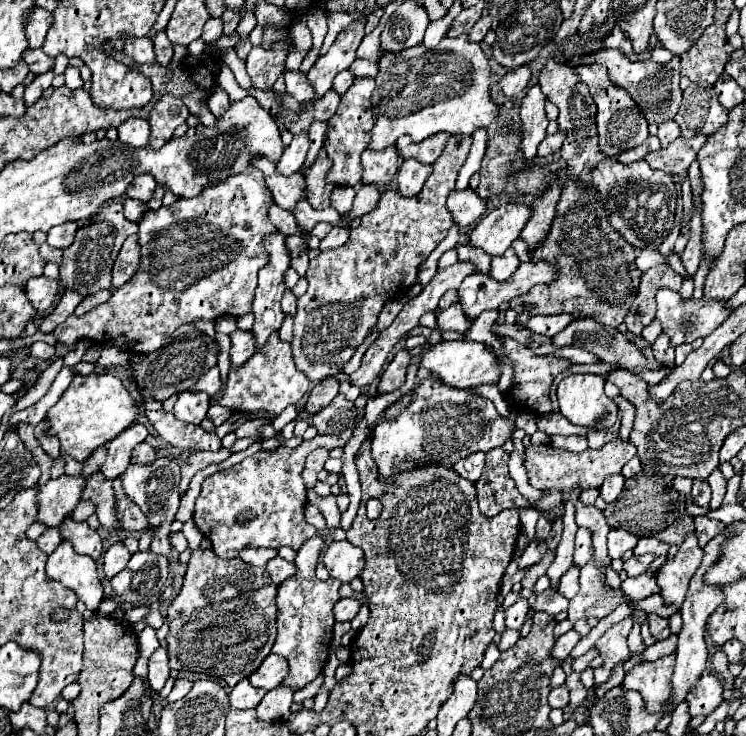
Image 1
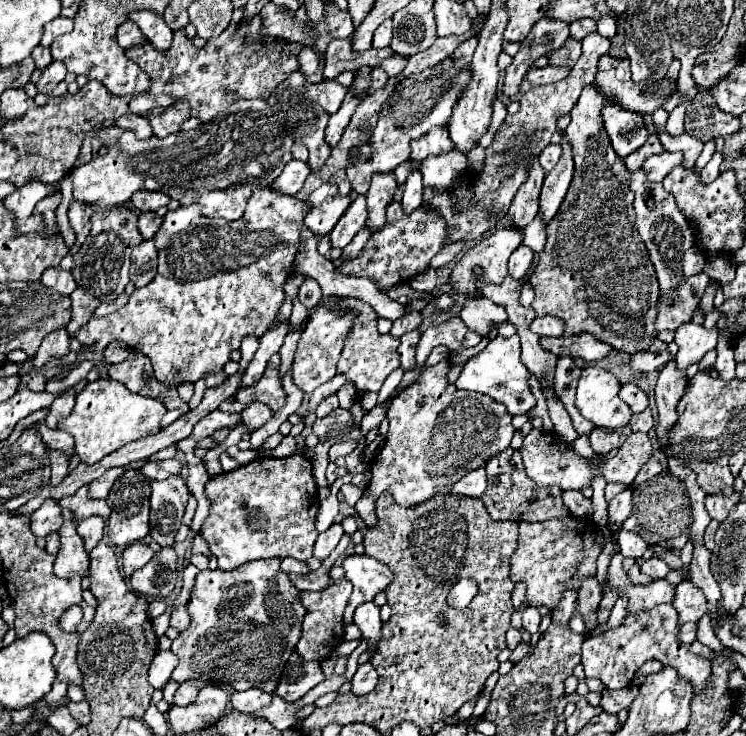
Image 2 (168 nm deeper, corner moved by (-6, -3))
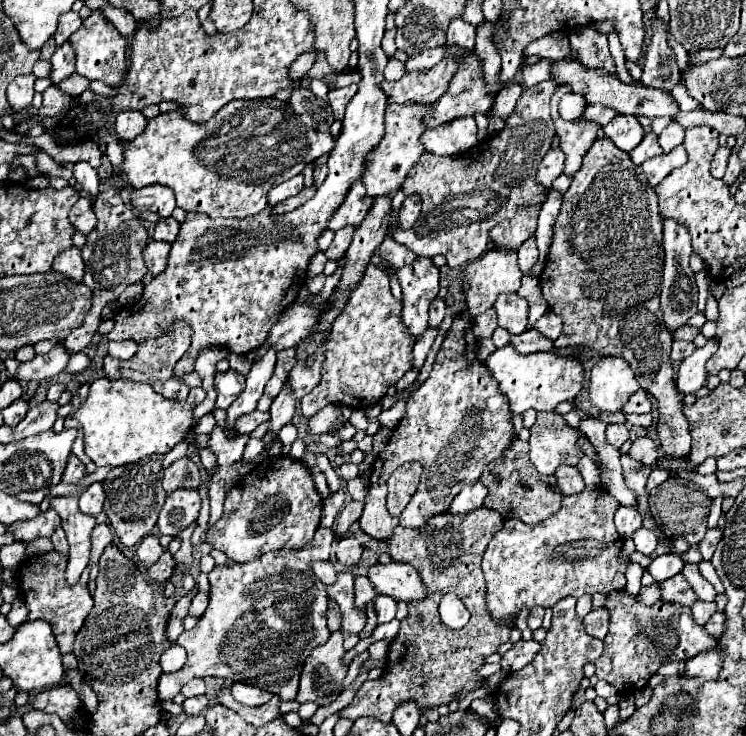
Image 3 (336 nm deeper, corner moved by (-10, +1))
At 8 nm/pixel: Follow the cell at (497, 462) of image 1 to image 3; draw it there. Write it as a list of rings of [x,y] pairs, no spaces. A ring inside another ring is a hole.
[[[519,439],[507,447],[507,453],[503,453],[503,457],[497,457],[491,461],[491,465],[487,465],[481,475],[481,483],[489,489],[483,505],[497,511],[503,519],[521,519],[527,525],[535,525],[549,519],[561,509],[563,493],[559,493],[555,475],[543,477],[541,473],[535,473],[535,467],[529,461],[529,445]]]

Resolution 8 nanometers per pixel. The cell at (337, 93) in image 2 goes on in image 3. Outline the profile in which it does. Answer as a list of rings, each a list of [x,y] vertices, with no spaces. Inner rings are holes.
[[[349,85],[349,87],[343,87],[343,89],[329,89],[327,99],[329,99],[329,105],[331,105],[331,109],[333,109],[335,119],[343,119],[345,107],[347,107],[347,103],[351,101],[351,97],[355,95],[355,91],[357,91],[355,85]]]

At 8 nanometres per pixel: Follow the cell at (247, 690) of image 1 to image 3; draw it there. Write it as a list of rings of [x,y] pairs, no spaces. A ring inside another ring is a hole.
[[[233,683],[231,687],[233,697],[241,703],[241,705],[249,705],[249,707],[257,707],[263,705],[271,699],[269,691],[263,691],[259,687],[251,687],[251,685],[243,685],[243,683]]]

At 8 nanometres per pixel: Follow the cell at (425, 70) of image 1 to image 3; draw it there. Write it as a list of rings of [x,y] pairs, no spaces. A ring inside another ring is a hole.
[[[389,103],[385,113],[385,135],[381,137],[379,145],[367,155],[365,171],[363,171],[363,185],[367,187],[367,193],[371,197],[375,195],[395,195],[395,191],[403,185],[409,167],[419,161],[419,157],[425,151],[424,146],[419,143],[419,135],[427,129],[423,117],[429,115],[433,109],[433,103]]]

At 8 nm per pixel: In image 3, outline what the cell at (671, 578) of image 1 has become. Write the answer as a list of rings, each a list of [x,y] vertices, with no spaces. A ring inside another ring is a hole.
[[[695,601],[695,603],[691,605],[691,615],[693,615],[693,619],[695,619],[697,625],[705,625],[707,619],[709,619],[715,611],[717,611],[717,605],[715,605],[713,601],[711,601],[711,603],[707,603],[707,601]]]

